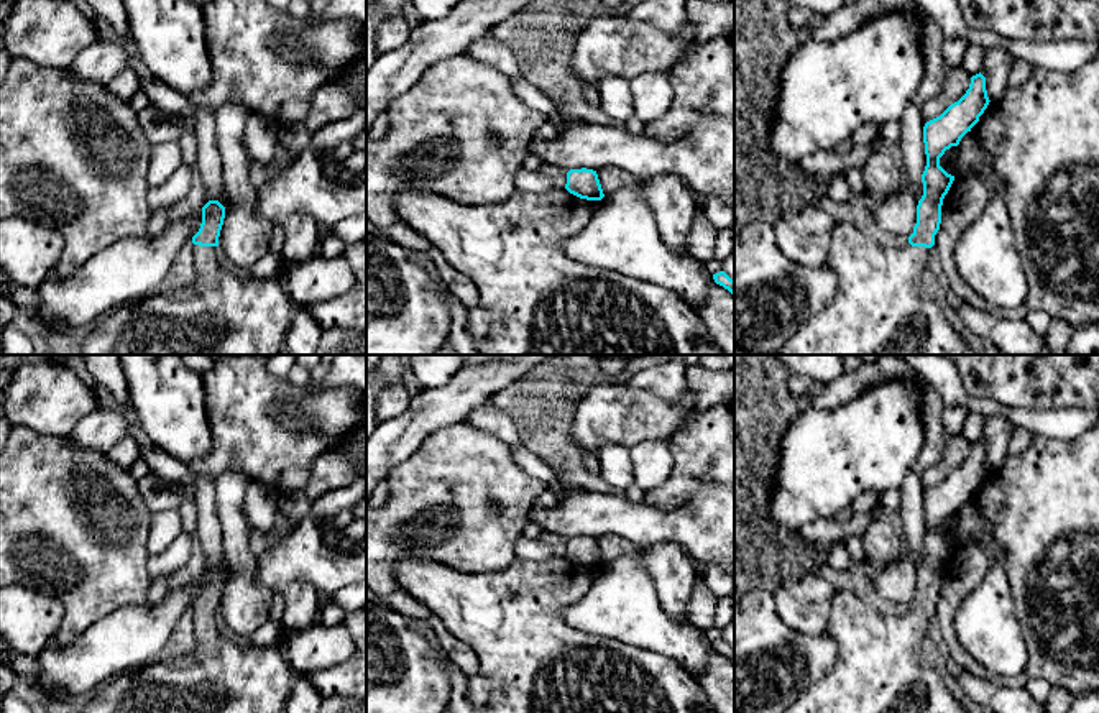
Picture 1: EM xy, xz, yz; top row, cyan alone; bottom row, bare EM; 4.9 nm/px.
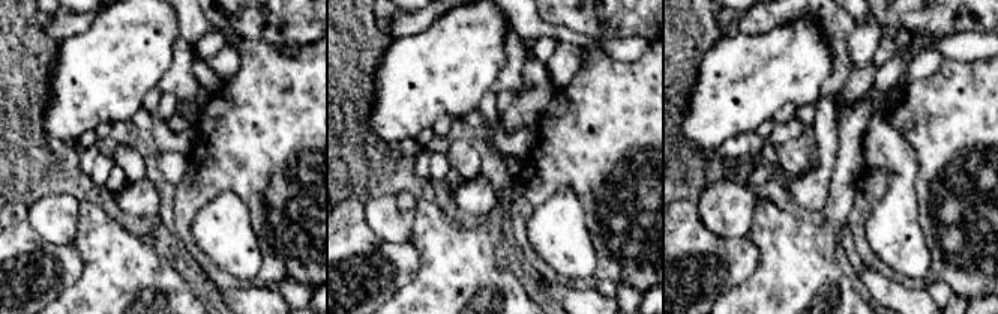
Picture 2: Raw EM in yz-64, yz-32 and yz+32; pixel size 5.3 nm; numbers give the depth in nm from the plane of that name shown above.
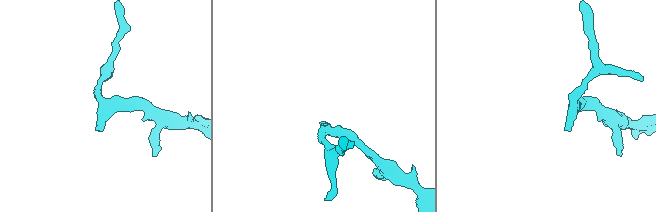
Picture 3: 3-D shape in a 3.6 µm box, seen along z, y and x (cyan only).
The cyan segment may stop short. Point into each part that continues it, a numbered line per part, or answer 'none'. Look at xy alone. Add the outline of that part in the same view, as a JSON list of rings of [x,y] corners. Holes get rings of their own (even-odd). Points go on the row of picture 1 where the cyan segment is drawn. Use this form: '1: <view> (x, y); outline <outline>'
1: xy (220, 312); outline [[[194,245],[197,278],[191,286],[158,291],[143,302],[123,306],[102,319],[82,342],[80,355],[283,355],[294,304],[281,278],[251,278],[223,271],[215,258],[218,246]]]

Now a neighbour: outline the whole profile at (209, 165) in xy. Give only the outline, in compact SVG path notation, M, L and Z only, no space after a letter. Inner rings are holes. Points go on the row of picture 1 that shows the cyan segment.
M135 58L130 64L133 64L140 72L140 89L146 94L151 105L177 118L187 118L192 123L192 130L199 145L197 169L207 184L204 205L209 200L218 200L225 207L227 217L232 209L232 202L223 184L223 168L215 141L214 110L199 104L192 104L187 97L166 87L158 79L151 77Z

